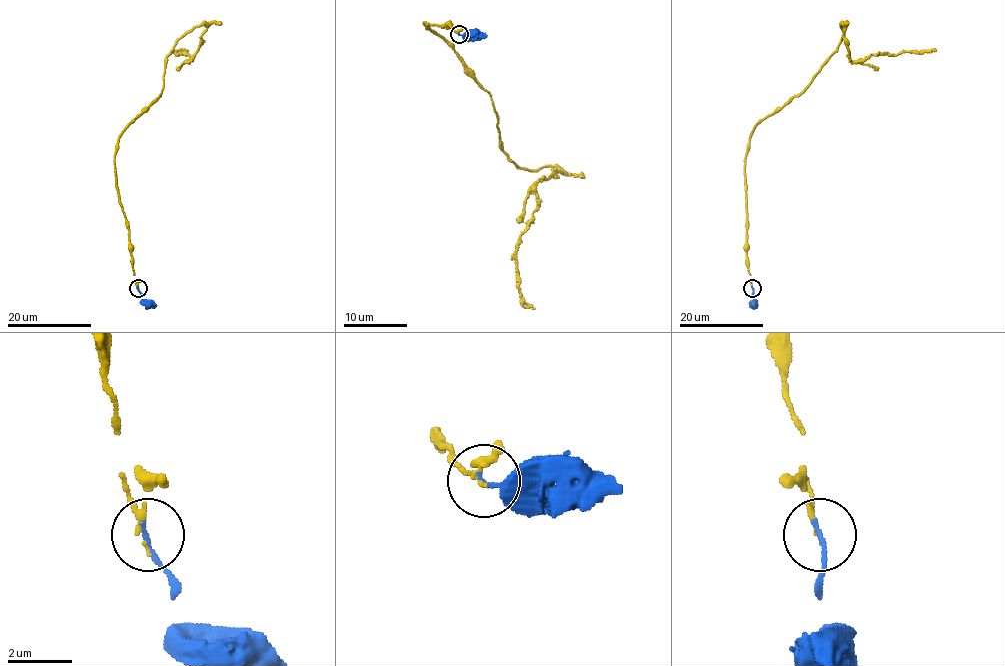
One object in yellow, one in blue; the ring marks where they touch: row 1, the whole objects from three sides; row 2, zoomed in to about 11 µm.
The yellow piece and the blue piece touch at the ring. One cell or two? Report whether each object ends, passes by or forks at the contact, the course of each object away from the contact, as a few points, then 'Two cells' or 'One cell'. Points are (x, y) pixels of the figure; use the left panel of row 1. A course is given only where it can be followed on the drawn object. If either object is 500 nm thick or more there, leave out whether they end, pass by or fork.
At the ring yellow ends. At the ring blue ends. Course of yellow: (138, 288), (116, 177), (118, 138), (160, 95), (176, 42), (203, 24), (189, 61), (176, 53), (188, 51). Course of blue: (138, 288), (141, 299), (156, 307). One cell

